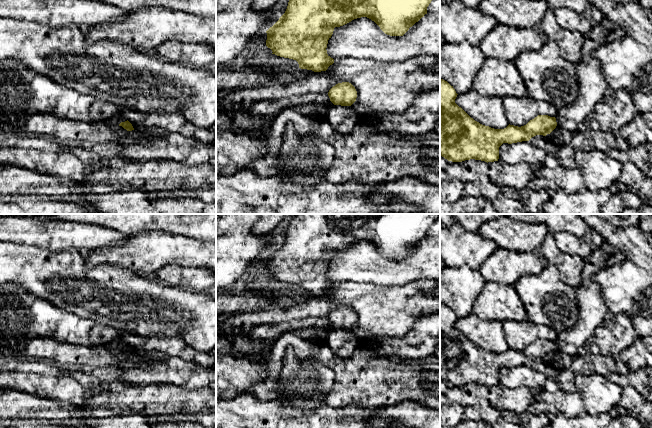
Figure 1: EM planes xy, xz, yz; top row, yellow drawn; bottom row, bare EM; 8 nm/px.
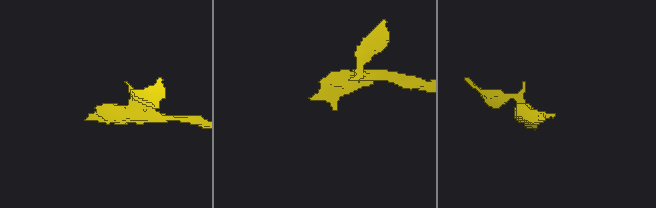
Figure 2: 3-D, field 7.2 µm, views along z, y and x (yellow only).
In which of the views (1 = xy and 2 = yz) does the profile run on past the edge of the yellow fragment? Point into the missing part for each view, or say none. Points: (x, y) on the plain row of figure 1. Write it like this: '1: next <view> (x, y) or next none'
1: next xy (116, 344)
2: next yz (592, 309)

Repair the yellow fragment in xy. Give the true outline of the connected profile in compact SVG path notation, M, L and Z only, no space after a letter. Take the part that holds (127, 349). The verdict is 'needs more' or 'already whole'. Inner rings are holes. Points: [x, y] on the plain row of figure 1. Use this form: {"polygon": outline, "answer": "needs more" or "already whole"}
{"polygon": "M115 340L115 341L109 342L107 344L107 346L109 346L112 349L122 350L127 355L134 354L132 348L128 344L126 344L125 342L123 342L121 340Z", "answer": "needs more"}

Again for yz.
{"polygon": "M603 240L602 245L598 249L594 249L593 253L585 259L582 283L576 289L579 318L575 325L560 332L556 342L548 339L538 339L521 351L509 348L504 353L494 353L480 348L455 327L458 318L453 310L447 305L440 303L440 380L452 386L462 386L470 383L481 384L487 387L494 386L499 383L499 371L503 367L512 368L529 365L536 359L546 360L557 350L572 357L575 356L595 328L610 314L603 299L602 290L598 283L594 281L594 275L600 270L615 263L621 263L626 259L626 255L618 248Z", "answer": "needs more"}

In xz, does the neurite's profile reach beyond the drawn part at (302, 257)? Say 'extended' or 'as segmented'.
as segmented

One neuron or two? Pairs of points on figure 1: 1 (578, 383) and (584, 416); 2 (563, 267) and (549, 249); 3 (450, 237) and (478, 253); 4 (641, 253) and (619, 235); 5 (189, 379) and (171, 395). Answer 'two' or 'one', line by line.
1: two
2: one
3: one
4: one
5: two

